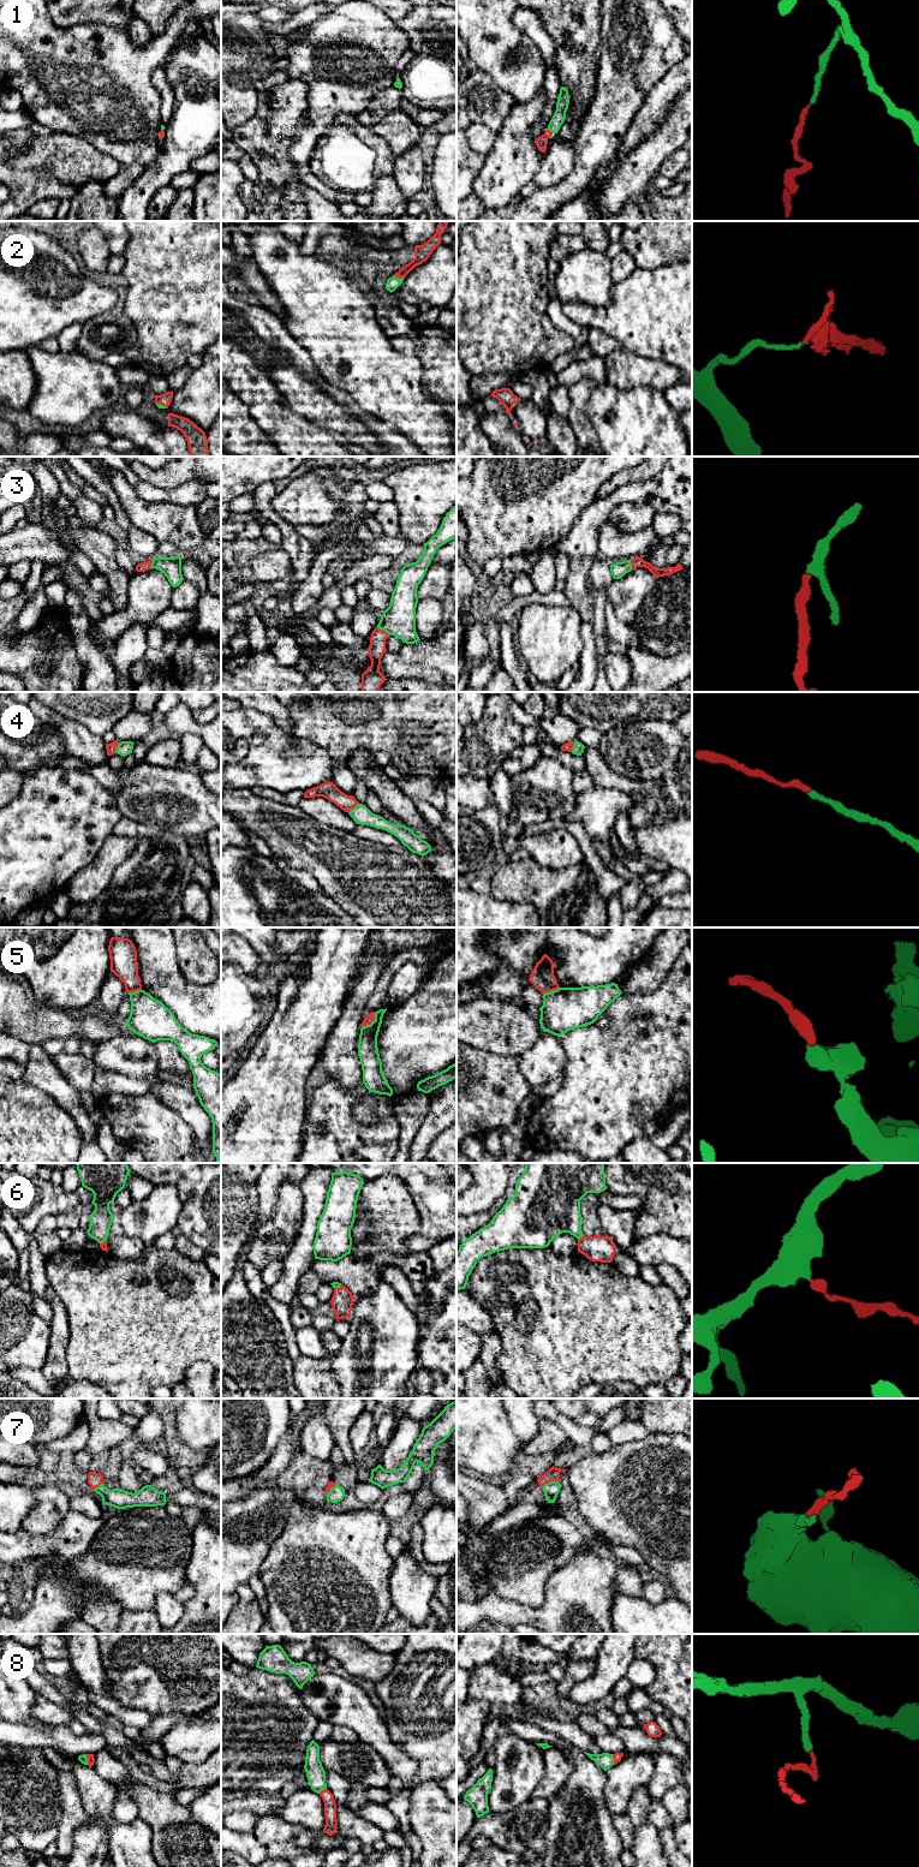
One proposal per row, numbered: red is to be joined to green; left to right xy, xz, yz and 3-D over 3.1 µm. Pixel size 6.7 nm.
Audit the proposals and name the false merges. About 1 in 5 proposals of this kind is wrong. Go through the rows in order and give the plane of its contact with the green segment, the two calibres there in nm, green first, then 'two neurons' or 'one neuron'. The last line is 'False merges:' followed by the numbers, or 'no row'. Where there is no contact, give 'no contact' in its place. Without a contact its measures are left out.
1: meets green in yz; 90 nm thick on the green side, 80 nm on the other; one neuron
2: meets green in xz; 90 nm thick on the green side, 110 nm on the other; one neuron
3: meets green in xz; 220 nm thick on the green side, 110 nm on the other; one neuron
4: meets green in xz; 120 nm thick on the green side, 110 nm on the other; one neuron
5: meets green in xz; 140 nm thick on the green side, 60 nm on the other; one neuron
6: meets green in yz; 340 nm thick on the green side, 180 nm on the other; one neuron
7: meets green in yz; 100 nm thick on the green side, 90 nm on the other; one neuron
8: meets green in xz; 130 nm thick on the green side, 80 nm on the other; one neuron
False merges: no row

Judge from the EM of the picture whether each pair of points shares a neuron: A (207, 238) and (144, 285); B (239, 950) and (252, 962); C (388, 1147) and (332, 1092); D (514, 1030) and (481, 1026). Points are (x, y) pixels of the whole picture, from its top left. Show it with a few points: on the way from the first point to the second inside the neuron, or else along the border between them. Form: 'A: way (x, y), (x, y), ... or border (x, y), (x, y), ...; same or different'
A: way (191, 254), (160, 284); same
B: way (243, 954), (249, 960); same
C: way (370, 1146), (334, 1110); same
D: way (506, 1030), (500, 1026), (489, 1026); same

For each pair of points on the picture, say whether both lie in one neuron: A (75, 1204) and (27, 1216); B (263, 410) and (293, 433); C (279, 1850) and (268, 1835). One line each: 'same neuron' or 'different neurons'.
A: same neuron
B: same neuron
C: different neurons

